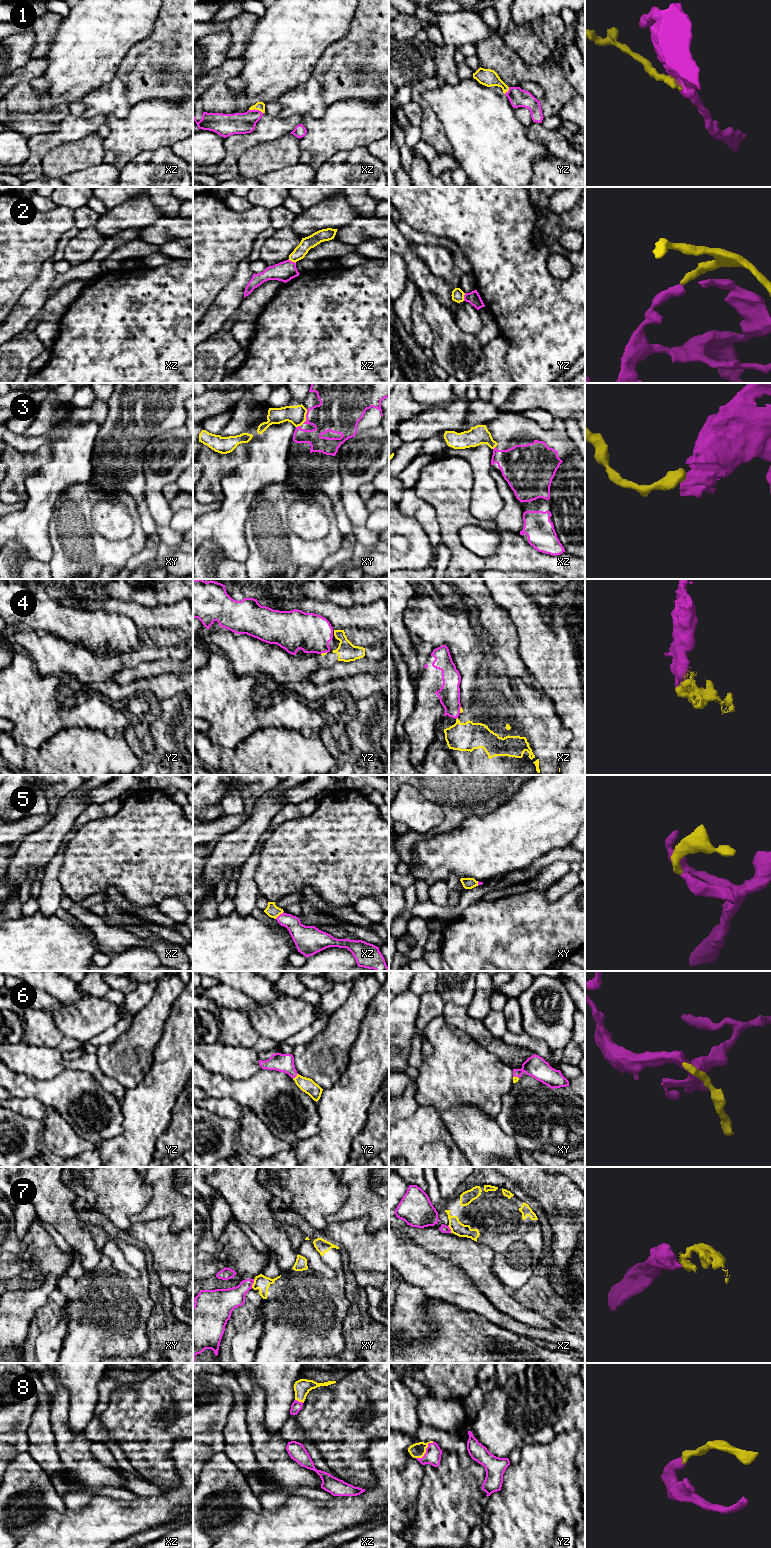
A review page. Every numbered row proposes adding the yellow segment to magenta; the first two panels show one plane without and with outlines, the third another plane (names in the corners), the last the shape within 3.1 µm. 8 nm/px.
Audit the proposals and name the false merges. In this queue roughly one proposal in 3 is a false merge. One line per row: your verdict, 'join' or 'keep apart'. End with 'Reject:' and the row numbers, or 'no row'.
1: join
2: join
3: keep apart
4: keep apart
5: join
6: join
7: keep apart
8: join
Reject: 3, 4, 7

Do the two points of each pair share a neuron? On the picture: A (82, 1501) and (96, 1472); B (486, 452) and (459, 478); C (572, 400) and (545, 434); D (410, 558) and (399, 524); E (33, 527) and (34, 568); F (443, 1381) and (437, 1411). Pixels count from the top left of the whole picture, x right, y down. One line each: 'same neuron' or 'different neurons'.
A: different neurons
B: different neurons
C: different neurons
D: same neuron
E: different neurons
F: different neurons

